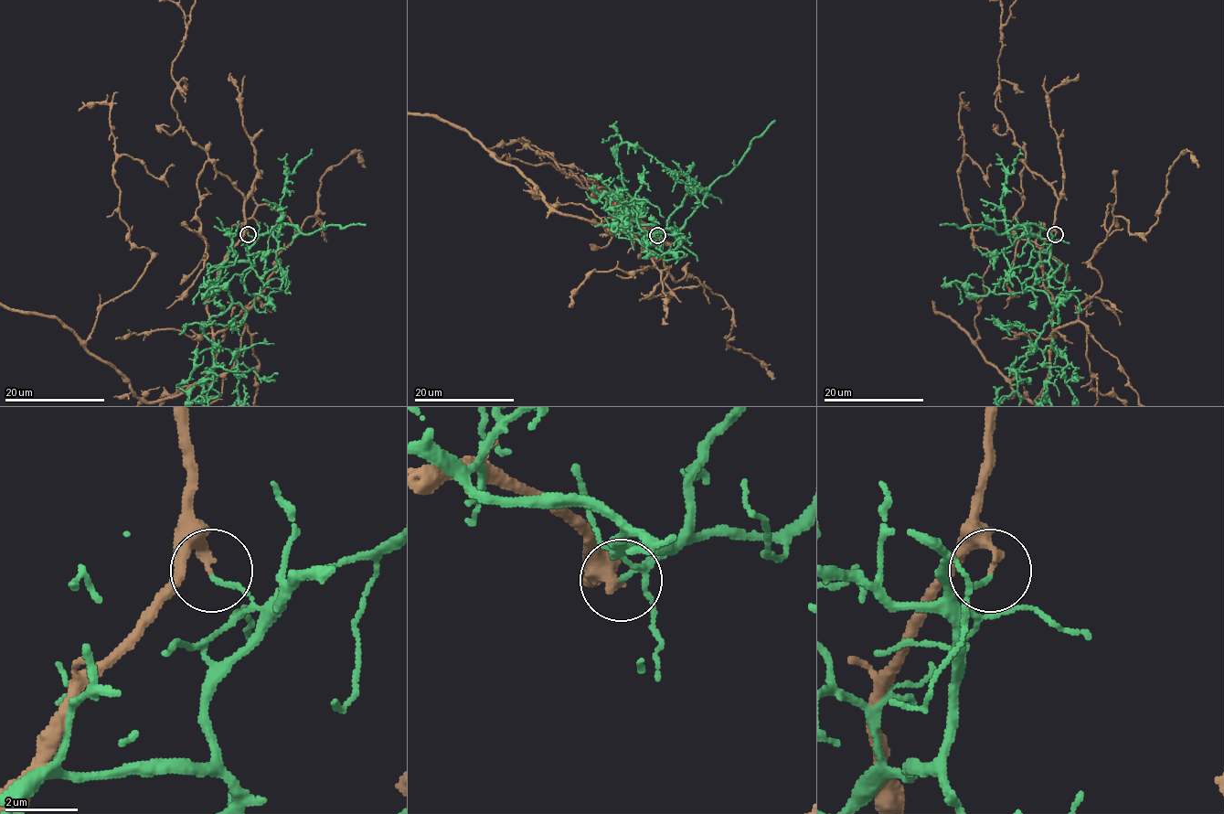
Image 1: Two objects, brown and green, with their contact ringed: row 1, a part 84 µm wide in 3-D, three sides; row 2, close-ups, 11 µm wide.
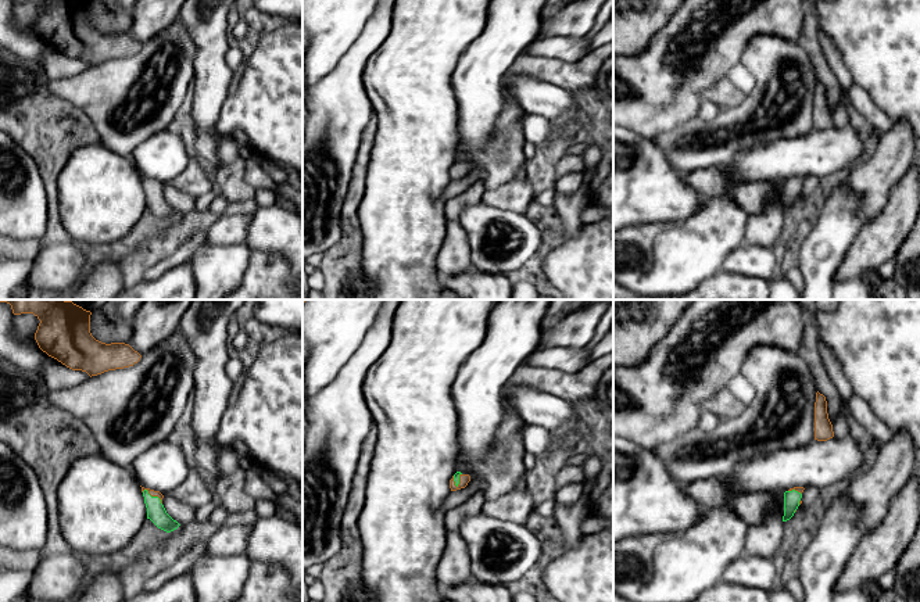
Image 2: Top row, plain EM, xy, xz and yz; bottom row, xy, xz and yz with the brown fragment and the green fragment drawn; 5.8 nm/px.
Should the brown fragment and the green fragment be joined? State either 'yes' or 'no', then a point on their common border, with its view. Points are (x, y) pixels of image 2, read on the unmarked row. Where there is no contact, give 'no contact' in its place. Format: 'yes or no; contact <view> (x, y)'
no; contact xy (153, 185)

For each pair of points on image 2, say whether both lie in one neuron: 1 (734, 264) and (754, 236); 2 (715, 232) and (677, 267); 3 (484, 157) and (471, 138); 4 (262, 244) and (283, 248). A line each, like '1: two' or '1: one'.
1: two
2: one
3: two
4: one

